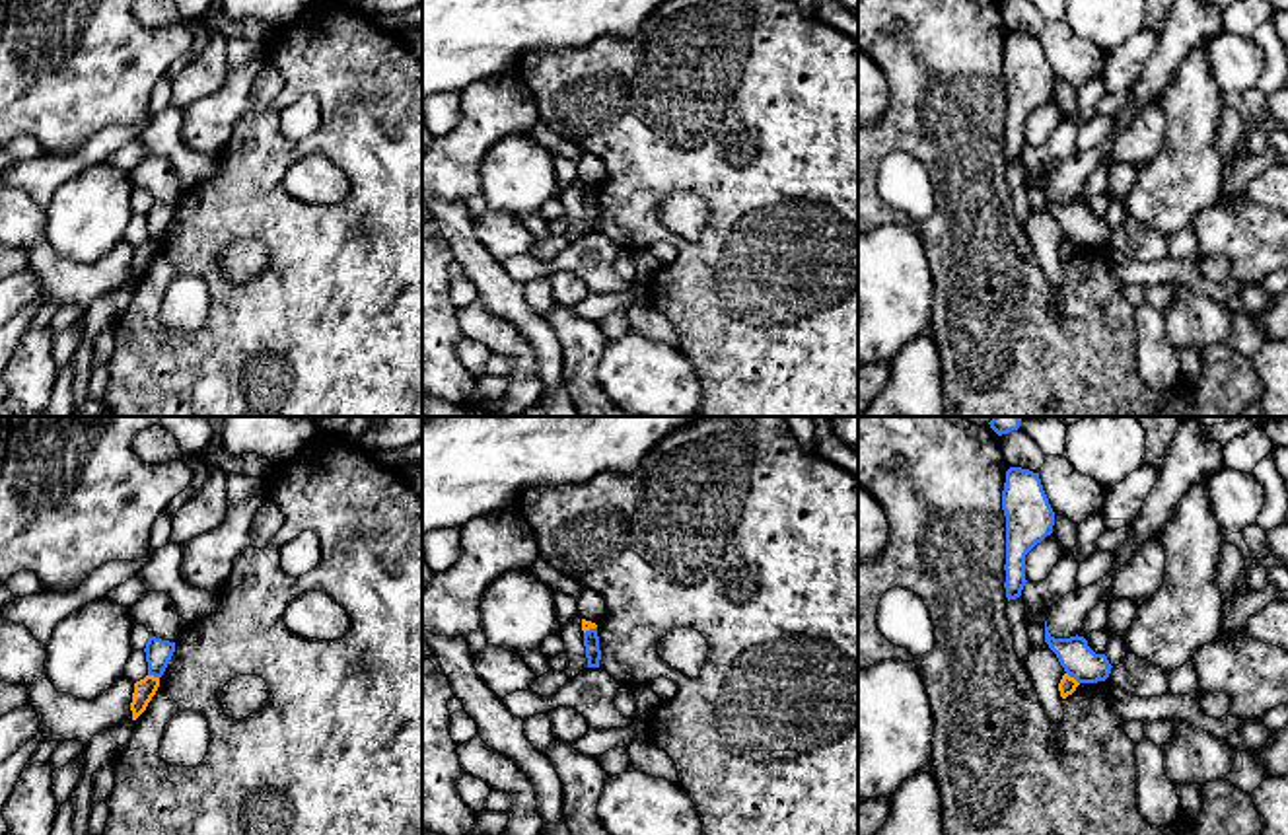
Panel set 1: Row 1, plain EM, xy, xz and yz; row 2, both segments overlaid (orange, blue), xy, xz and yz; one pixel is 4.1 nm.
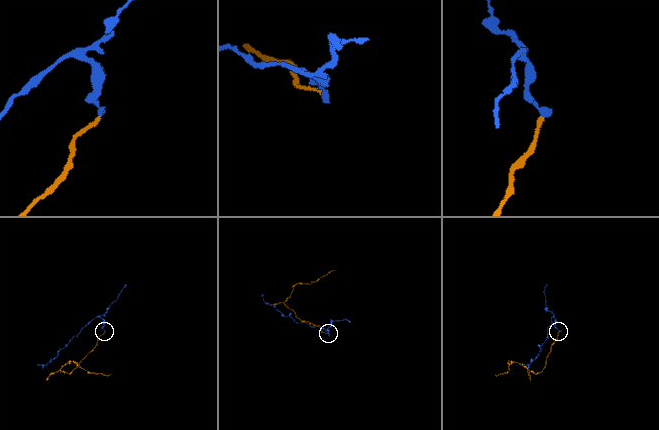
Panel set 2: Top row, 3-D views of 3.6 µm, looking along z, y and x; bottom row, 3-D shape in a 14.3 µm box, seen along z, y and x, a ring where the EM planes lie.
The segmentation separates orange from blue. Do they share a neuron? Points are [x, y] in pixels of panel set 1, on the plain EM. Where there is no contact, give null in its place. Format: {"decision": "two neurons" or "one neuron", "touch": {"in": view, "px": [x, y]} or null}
{"decision": "two neurons", "touch": {"in": "yz", "px": [1073, 242]}}

